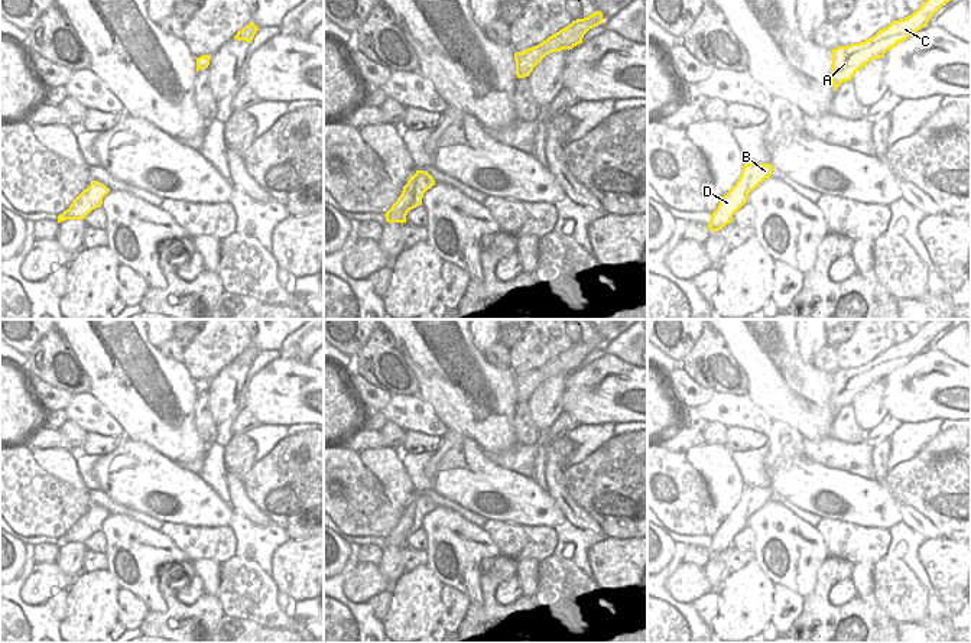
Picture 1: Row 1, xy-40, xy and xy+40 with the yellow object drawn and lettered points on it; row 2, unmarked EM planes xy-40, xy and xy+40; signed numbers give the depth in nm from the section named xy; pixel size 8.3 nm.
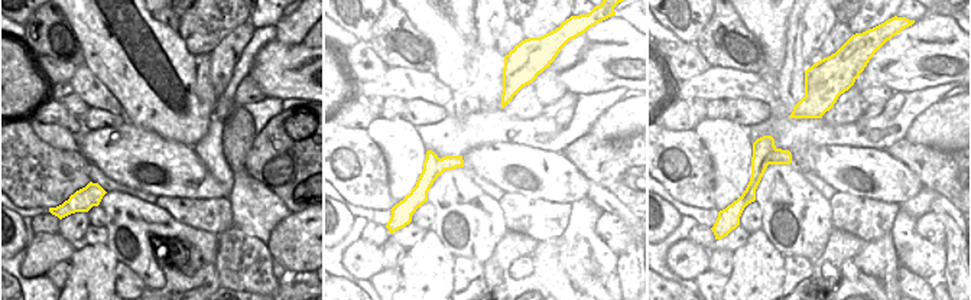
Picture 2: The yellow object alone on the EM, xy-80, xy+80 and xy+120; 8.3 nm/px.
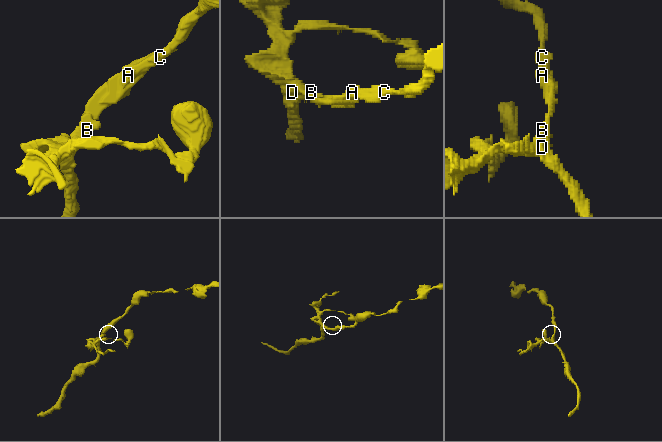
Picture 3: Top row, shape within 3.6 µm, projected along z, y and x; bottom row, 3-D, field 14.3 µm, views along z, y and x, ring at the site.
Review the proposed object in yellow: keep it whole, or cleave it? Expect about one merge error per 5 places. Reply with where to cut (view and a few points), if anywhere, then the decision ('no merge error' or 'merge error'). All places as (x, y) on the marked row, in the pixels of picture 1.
xy (416, 174), (415, 200), (409, 208) | merge error

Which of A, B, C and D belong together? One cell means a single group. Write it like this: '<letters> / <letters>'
A C D / B

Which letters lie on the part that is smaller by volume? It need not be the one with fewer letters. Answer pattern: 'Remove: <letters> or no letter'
Remove: B

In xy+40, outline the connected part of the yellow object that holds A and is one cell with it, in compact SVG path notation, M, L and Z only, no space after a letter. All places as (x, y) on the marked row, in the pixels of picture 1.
M926 0L910 16L893 20L870 39L832 49L831 82L834 91L842 82L851 81L855 72L870 61L884 58L887 51L925 27L931 17L948 1L951 0Z

